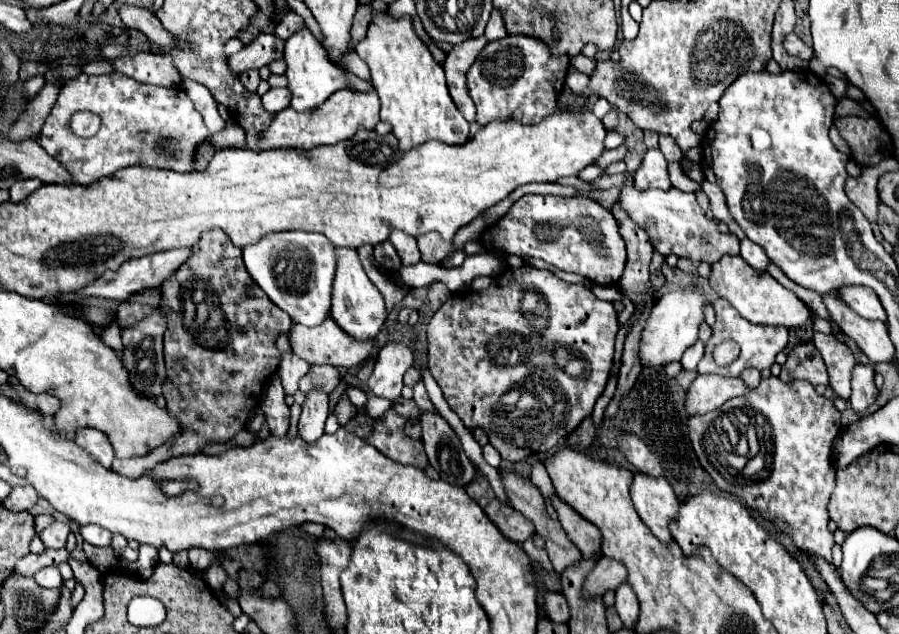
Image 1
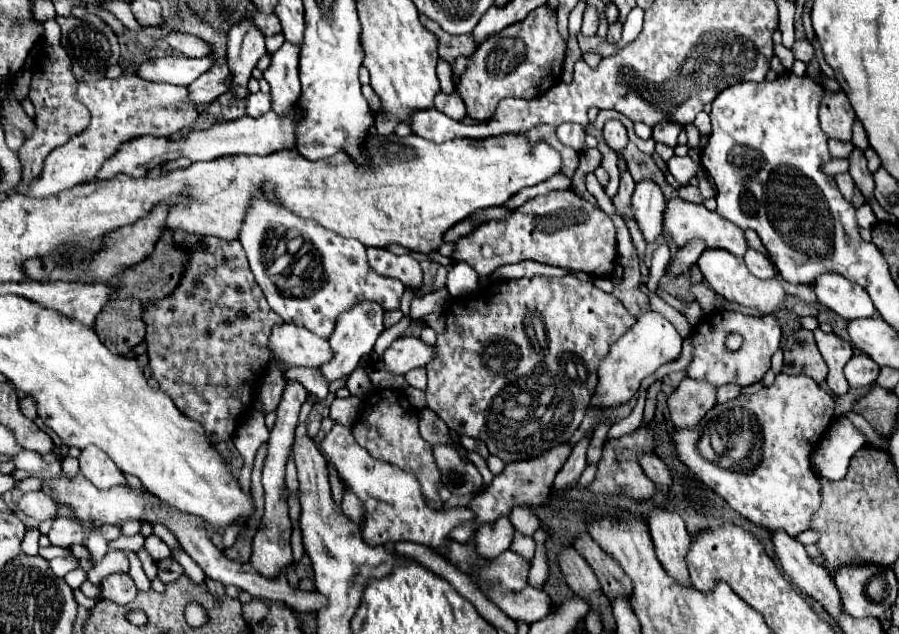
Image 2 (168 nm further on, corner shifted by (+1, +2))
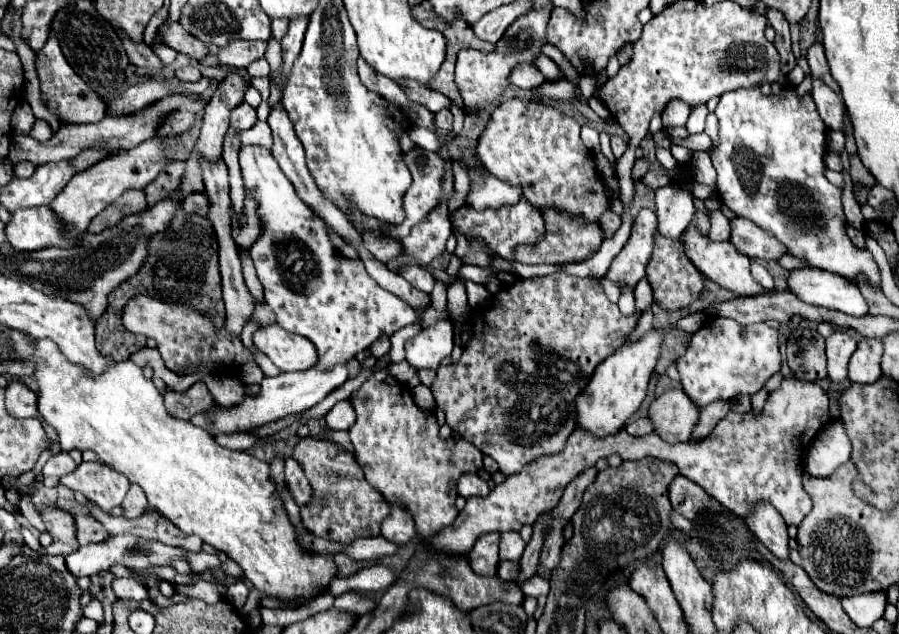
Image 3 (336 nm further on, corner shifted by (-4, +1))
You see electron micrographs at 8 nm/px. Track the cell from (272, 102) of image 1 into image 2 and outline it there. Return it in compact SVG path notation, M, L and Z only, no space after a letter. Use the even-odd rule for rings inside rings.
M266 93L248 95L246 115L250 115L250 117L260 117L260 115L264 115L266 111L270 111L270 95L266 95Z

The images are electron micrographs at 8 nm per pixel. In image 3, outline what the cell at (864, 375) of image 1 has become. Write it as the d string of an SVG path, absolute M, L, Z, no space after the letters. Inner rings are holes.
M861 340L849 362L849 380L857 384L873 384L881 376L883 346L879 340Z

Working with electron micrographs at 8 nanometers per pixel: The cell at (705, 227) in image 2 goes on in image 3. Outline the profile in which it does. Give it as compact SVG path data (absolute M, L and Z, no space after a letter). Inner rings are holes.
M731 218L731 238L729 242L745 256L749 258L761 258L761 260L777 260L783 256L787 250L771 238L765 230L759 226L747 222L745 218Z

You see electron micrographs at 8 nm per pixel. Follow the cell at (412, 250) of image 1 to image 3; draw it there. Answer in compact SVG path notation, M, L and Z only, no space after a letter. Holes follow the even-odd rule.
M401 266L399 268L399 274L417 290L421 292L431 292L433 290L433 284L435 284L435 278L429 270L421 268L421 266Z

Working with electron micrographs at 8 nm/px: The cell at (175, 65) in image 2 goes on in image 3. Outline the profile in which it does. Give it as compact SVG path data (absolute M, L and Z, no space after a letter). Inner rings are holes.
M183 66L183 68L175 70L175 76L179 80L185 80L185 82L195 82L195 80L201 78L201 72L195 66Z

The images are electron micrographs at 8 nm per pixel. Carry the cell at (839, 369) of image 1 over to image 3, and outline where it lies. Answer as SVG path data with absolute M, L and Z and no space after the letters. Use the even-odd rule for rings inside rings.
M835 330L827 340L827 370L829 370L829 380L835 384L841 384L847 380L847 364L849 358L853 356L857 342L841 330Z

